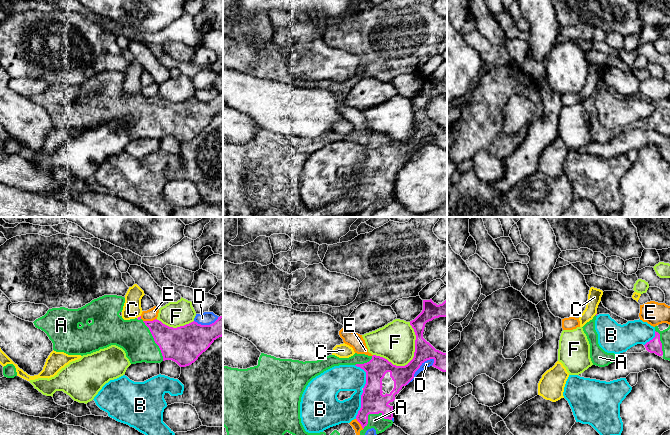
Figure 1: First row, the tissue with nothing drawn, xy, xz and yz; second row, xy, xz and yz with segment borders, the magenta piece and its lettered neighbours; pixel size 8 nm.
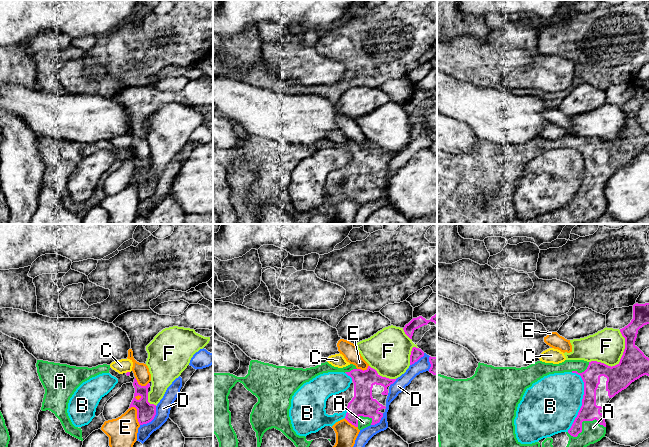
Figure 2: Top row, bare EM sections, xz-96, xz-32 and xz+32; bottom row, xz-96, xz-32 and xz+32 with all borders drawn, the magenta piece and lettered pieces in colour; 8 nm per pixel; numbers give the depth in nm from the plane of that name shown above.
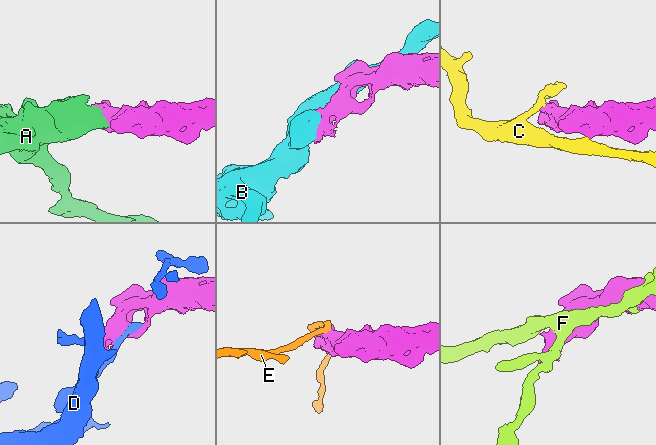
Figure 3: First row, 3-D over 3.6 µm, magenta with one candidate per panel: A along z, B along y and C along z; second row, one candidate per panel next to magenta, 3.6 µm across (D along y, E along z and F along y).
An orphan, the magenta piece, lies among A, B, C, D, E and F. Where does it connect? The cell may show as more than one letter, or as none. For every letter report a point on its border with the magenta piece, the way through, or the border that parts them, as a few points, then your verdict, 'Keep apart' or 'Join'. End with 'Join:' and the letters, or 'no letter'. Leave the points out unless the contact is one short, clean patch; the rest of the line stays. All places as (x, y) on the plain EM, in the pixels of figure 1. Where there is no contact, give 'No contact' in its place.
A: Touches magenta at xz (373, 189). Join
B: Touches magenta at xz (361, 180). Keep apart
C: Touches magenta at xy (138, 93). Boundary: xy (140, 91), (137, 94). Keep apart
D: Touches magenta at xz (419, 143). Keep apart
E: Touches magenta at xy (149, 97). Keep apart
F: Touches magenta at xz (411, 136). Keep apart
Join: A

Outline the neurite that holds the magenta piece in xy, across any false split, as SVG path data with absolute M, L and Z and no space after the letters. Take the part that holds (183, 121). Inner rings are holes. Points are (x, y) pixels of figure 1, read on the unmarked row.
M104 71L78 85L65 83L49 85L44 92L33 99L36 104L47 110L56 128L83 132L116 121L125 127L131 140L172 136L180 143L186 143L194 139L217 114L223 112L223 92L218 93L210 101L201 101L193 97L173 104L157 95L143 97L141 92L124 96L119 91L124 79L125 74L122 72Z

